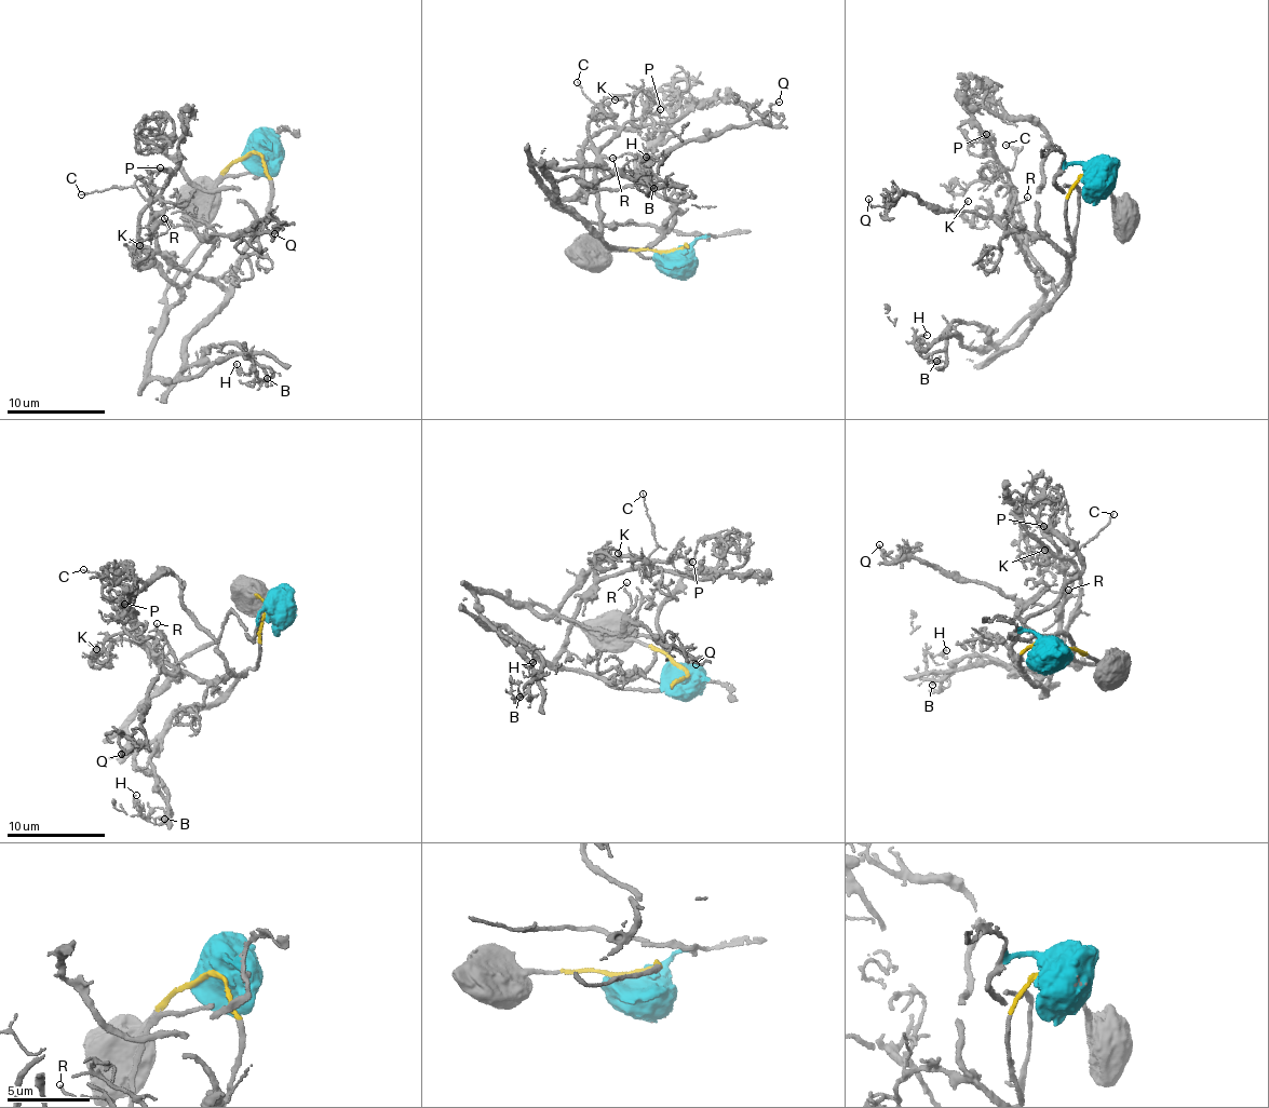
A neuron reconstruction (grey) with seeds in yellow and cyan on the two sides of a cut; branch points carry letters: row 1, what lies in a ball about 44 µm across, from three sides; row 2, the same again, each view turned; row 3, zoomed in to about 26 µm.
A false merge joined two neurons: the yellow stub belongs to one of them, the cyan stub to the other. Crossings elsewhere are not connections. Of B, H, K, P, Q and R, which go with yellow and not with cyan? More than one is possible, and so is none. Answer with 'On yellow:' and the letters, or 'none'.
On yellow: B, H, K, P

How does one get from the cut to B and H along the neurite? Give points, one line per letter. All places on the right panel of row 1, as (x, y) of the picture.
B: (1095, 176), (1067, 202), (1066, 286), (1001, 347), (953, 323), (947, 364), (929, 359), (936, 362)
H: (1095, 176), (1067, 202), (1066, 286), (1020, 338), (1001, 347), (958, 321), (947, 364), (922, 356), (927, 334)

